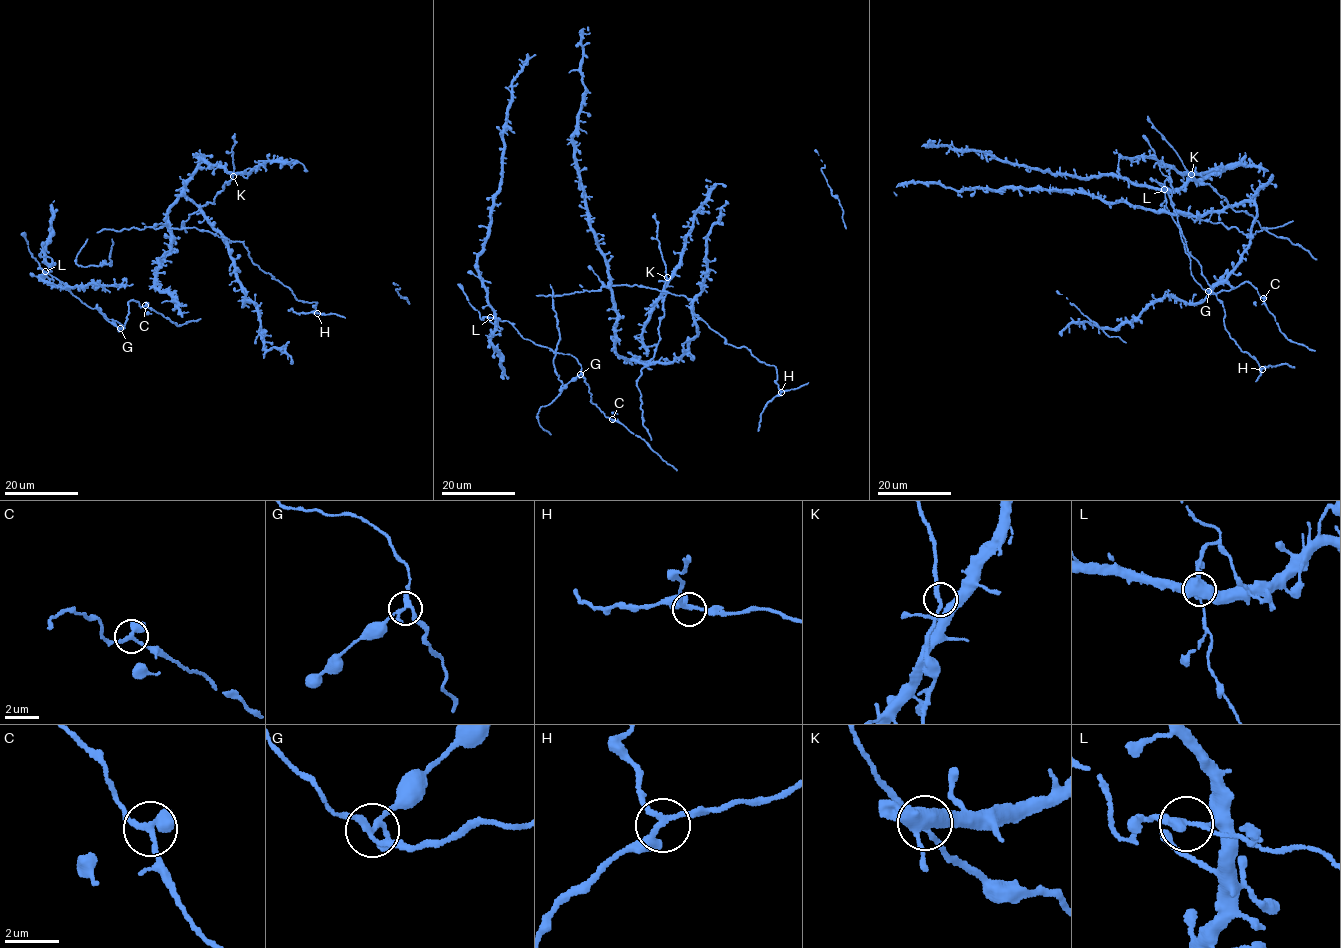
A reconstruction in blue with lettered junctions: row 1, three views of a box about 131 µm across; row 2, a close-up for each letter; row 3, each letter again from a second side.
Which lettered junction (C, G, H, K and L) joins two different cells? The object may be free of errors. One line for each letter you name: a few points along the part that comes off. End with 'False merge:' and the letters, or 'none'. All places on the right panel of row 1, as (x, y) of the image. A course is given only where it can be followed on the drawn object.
G: course (1208, 291), (1227, 268)
False merge: G

